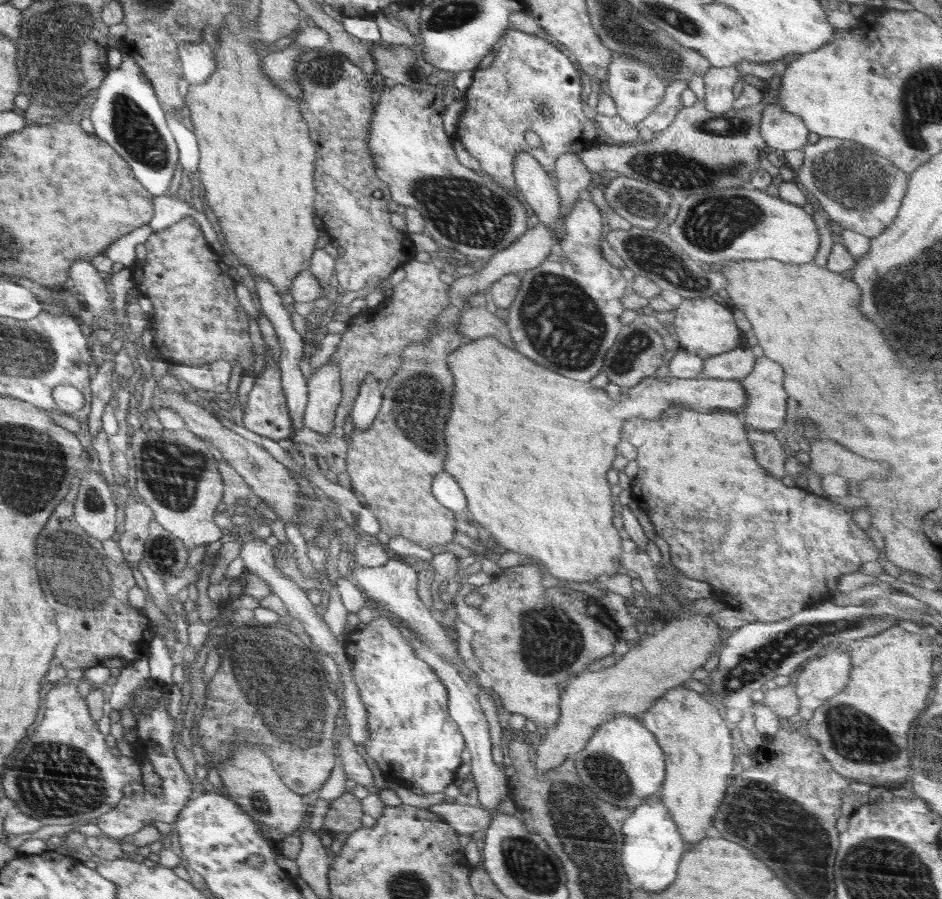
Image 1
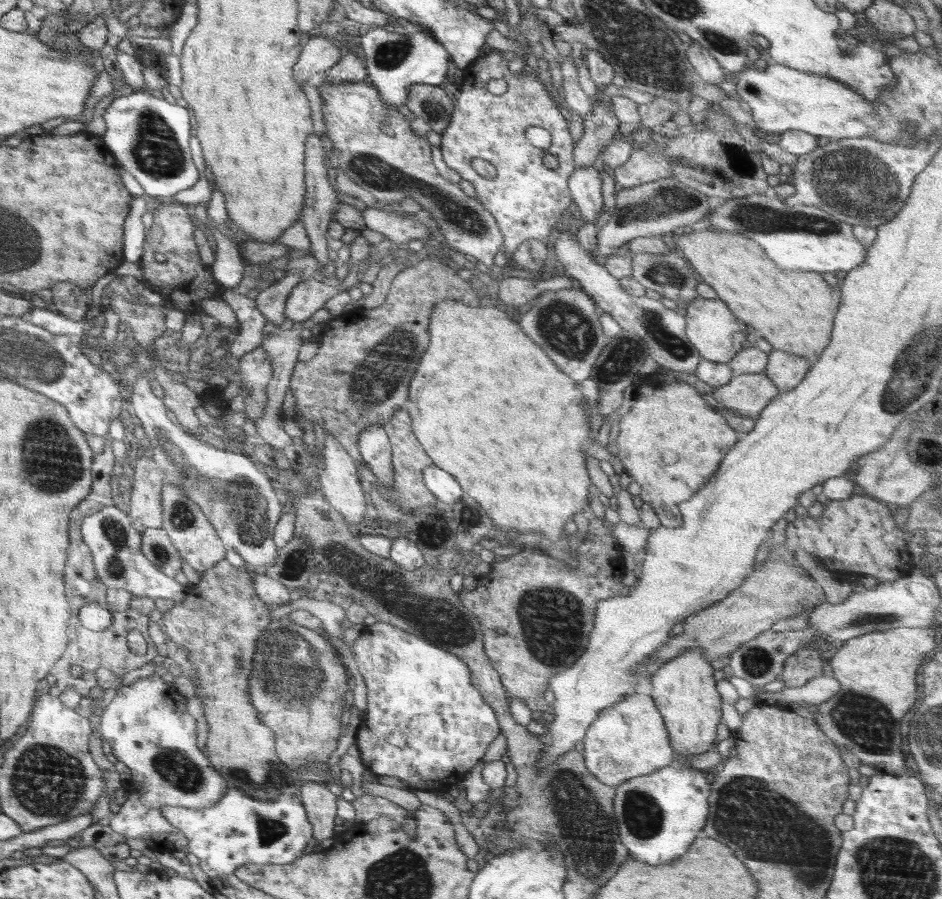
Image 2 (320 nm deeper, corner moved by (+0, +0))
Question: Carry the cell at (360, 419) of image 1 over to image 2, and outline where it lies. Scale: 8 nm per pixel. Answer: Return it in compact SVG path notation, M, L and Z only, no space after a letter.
M382 424L367 426L362 434L359 434L358 450L364 464L374 473L386 491L392 489L392 449L389 436Z

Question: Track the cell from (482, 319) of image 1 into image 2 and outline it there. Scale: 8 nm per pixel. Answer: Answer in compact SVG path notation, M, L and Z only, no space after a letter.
M438 255L418 264L406 264L406 268L394 277L389 294L380 306L371 309L354 308L347 314L332 319L328 330L322 330L315 357L307 361L297 361L288 386L295 400L296 415L292 419L297 421L296 416L300 416L308 422L316 422L342 445L351 460L360 467L363 459L358 450L359 434L367 426L386 424L394 412L404 406L411 378L416 372L424 348L429 345L429 316L433 306L449 300L478 307L477 297L470 281L459 277Z

